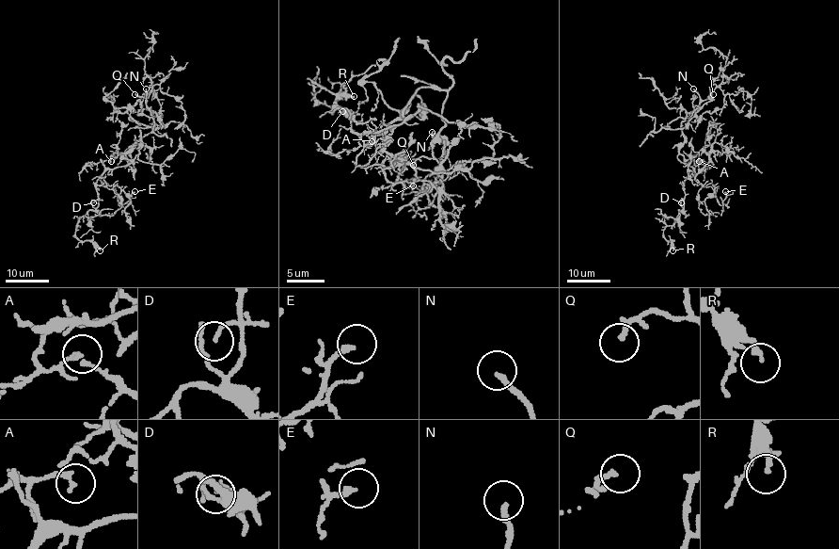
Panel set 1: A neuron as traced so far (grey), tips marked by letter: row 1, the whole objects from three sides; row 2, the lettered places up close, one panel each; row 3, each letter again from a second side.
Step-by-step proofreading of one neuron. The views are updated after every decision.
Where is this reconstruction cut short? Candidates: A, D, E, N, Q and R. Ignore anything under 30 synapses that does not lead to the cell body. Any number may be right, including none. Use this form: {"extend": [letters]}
{"extend": ["E", "N"]}

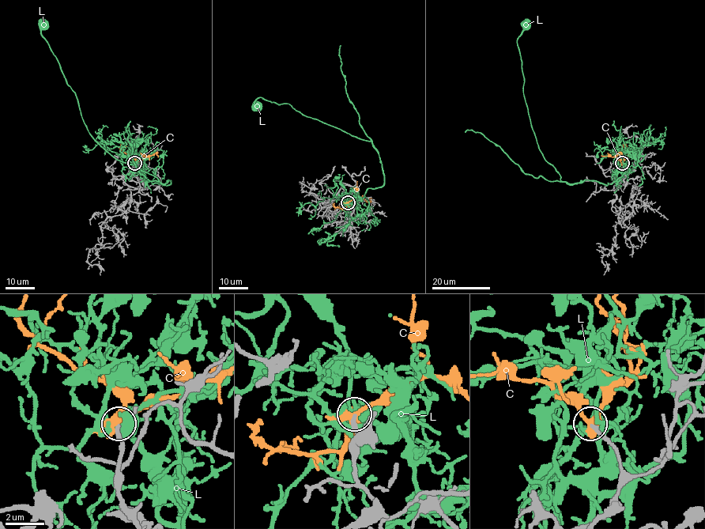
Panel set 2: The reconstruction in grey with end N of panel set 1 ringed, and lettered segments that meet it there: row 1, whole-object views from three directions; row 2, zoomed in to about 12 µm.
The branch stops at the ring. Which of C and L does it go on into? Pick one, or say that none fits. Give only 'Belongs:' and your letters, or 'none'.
Belongs: C

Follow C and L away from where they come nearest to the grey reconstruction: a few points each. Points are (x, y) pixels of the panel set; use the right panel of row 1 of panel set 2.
C: (623, 164), (616, 158), (621, 153), (617, 153), (618, 157)
L: (623, 164), (621, 177), (609, 184), (586, 179), (567, 183), (544, 158), (523, 92), (517, 38), (526, 26)

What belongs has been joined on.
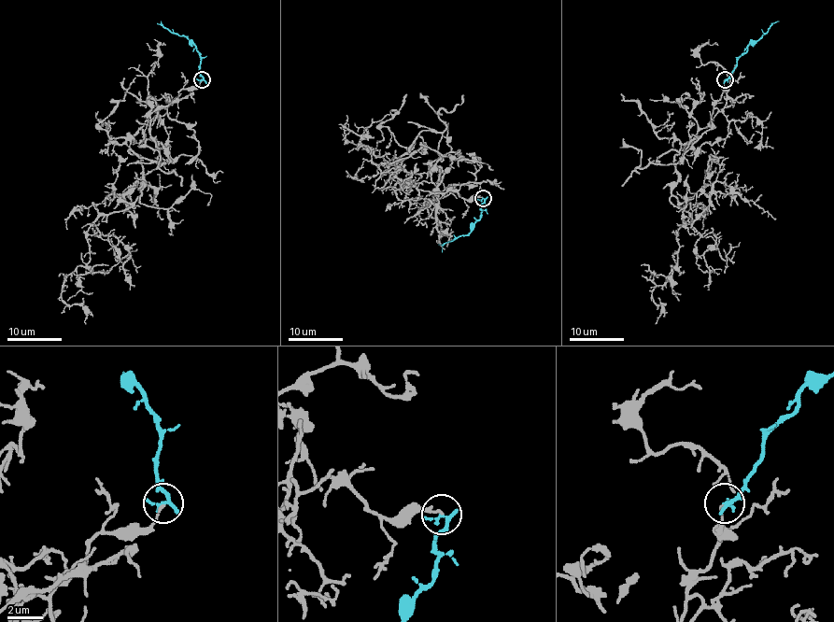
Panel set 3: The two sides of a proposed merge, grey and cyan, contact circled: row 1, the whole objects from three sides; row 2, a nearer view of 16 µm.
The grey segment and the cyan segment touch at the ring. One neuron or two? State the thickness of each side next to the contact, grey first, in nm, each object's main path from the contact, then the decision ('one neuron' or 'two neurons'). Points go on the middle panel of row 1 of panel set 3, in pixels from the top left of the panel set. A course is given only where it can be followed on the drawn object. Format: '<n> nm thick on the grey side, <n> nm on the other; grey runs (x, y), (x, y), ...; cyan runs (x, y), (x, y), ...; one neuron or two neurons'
120 nm thick on the grey side, 280 nm on the other; grey runs (482, 198), (431, 180), (442, 134), (422, 130), (410, 150), (424, 150), (374, 164), (342, 124), (366, 129); cyan runs (482, 198), (481, 216), (474, 227), (466, 235), (448, 240), (442, 251); two neurons

